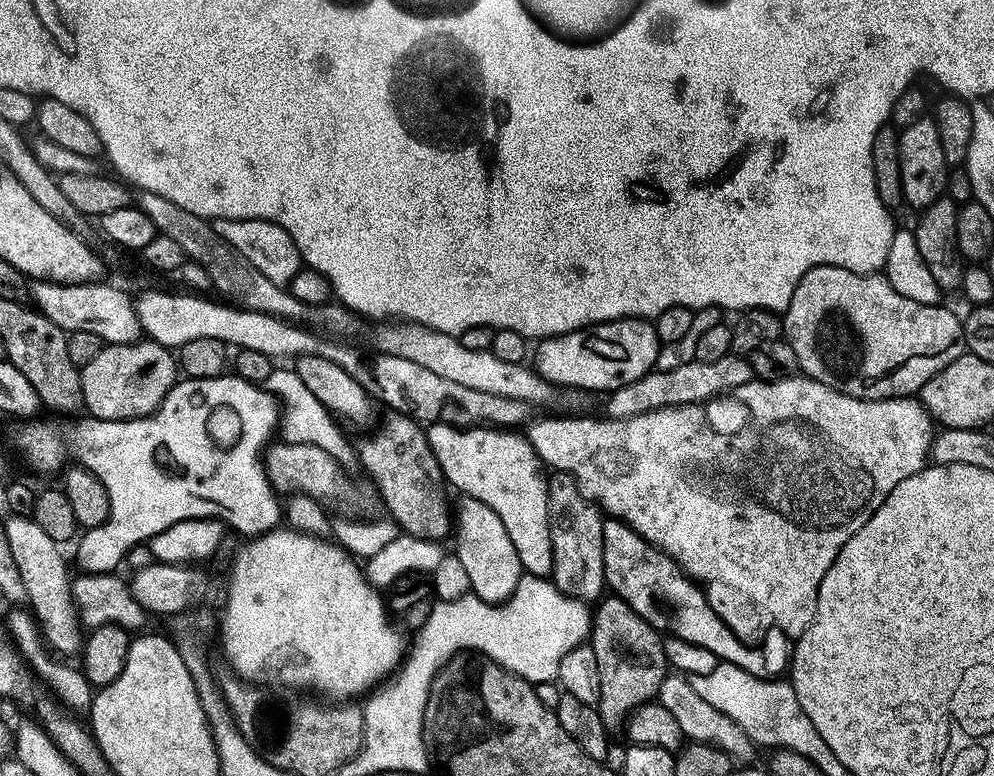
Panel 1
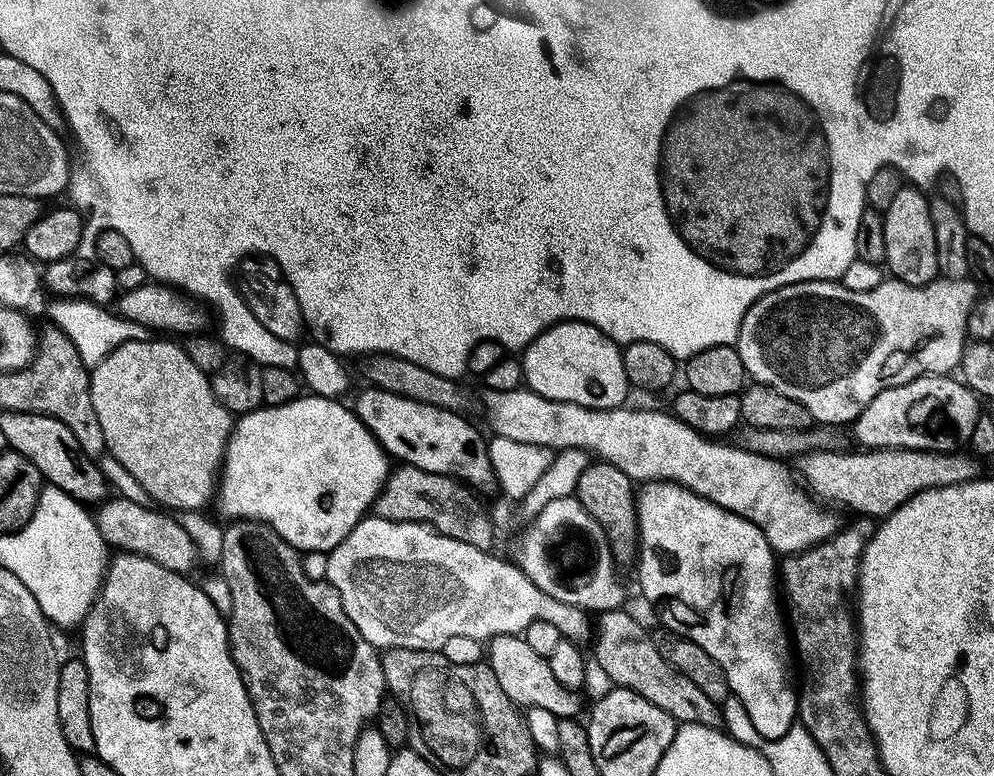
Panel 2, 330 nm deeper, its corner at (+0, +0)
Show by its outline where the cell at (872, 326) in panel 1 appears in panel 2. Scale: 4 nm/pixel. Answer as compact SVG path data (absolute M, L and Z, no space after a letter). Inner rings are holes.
M885 278L881 284L874 286L872 290L866 291L852 291L841 281L807 280L804 283L787 284L786 287L780 287L770 294L764 295L755 304L751 304L742 318L742 326L740 327L740 333L736 336L734 347L736 347L742 358L745 373L755 383L765 384L774 390L782 390L782 394L794 398L794 402L802 402L802 406L806 406L806 410L810 410L812 419L817 425L851 425L860 417L862 410L866 410L866 406L870 402L874 402L874 398L878 398L878 394L882 394L882 390L905 384L919 376L942 376L955 373L960 367L960 359L964 353L966 337L968 336L970 310L976 304L977 299L978 291L976 292L976 284L972 281L972 278L962 280L937 278L931 280L928 284L923 284L920 288L910 286L906 282L895 278Z

